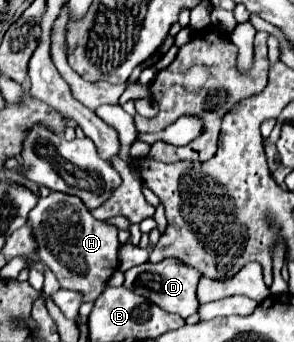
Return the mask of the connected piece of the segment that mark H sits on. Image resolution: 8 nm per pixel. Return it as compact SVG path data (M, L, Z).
M65 193L41 197L29 213L29 223L37 239L37 255L41 263L45 263L55 273L61 287L81 293L83 301L95 301L117 269L117 229L93 219L81 199Z

